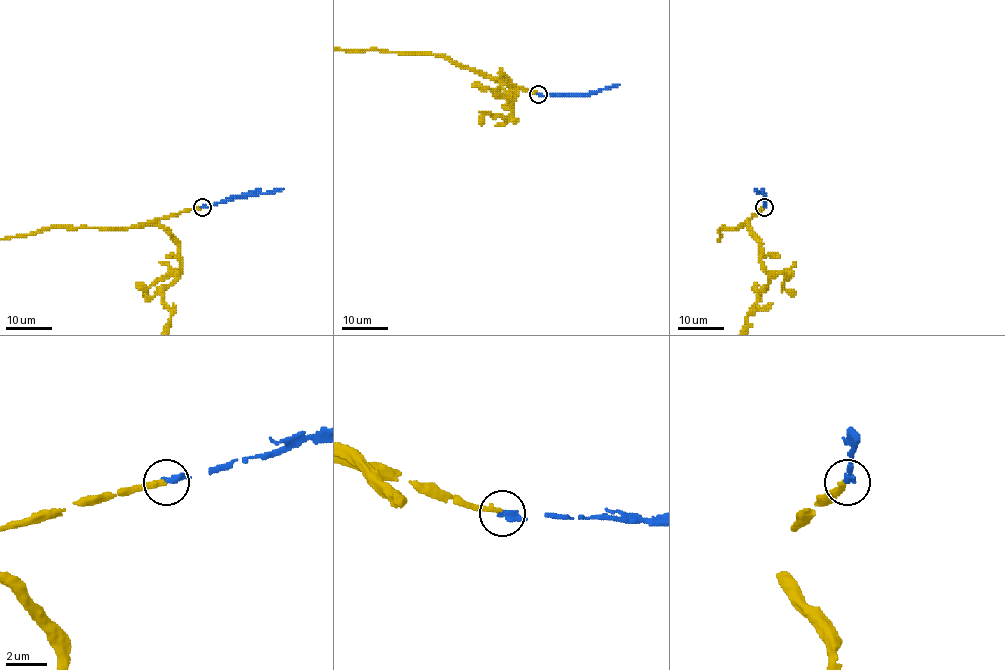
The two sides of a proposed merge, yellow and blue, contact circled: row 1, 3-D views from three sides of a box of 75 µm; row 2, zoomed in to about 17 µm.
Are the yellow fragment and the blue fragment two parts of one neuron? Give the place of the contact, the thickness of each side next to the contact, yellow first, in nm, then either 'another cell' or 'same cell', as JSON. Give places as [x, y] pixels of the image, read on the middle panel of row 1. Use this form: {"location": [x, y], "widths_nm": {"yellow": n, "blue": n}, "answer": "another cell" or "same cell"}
{"location": [538, 94], "widths_nm": {"yellow": 260, "blue": 280}, "answer": "same cell"}

